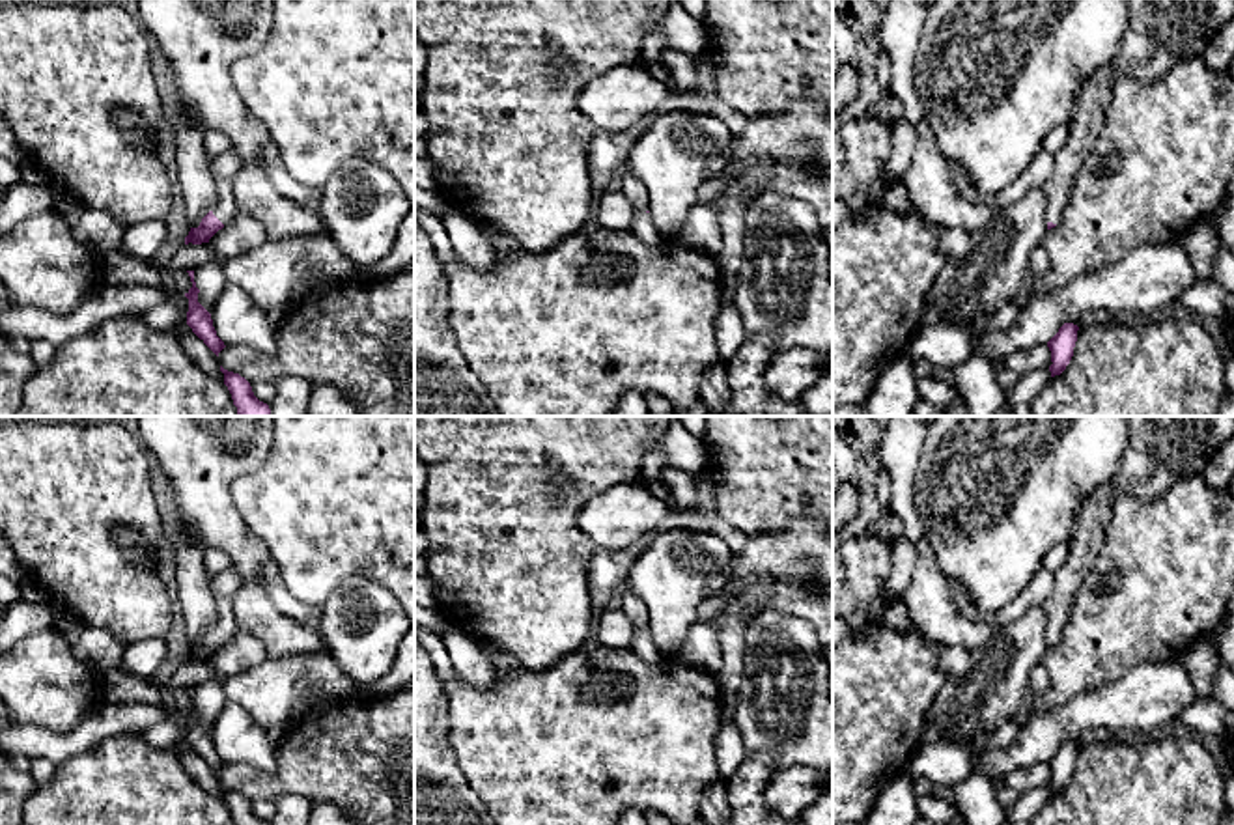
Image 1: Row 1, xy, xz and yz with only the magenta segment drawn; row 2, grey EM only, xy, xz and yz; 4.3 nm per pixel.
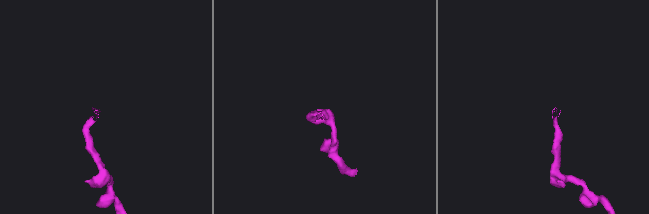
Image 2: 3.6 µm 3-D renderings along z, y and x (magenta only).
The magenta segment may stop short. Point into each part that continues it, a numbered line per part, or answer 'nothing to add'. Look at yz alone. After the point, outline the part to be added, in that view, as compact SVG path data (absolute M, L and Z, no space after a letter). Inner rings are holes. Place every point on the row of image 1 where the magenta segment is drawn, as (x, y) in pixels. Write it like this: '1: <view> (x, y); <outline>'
1: yz (1160, 34); M1124 0L1128 28L1115 58L1096 69L1081 86L1075 108L1068 121L1068 140L1055 155L1055 174L1044 185L1047 194L1045 220L1059 224L1068 205L1073 177L1081 162L1094 149L1103 127L1105 110L1111 99L1111 86L1120 75L1131 75L1144 82L1163 78L1174 65L1189 58L1202 58L1210 41L1234 19L1234 0Z

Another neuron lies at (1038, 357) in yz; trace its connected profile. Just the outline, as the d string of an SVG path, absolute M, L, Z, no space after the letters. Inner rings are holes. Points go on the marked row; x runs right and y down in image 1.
M1042 343L1042 345L1034 345L1027 351L1012 353L1006 358L1004 368L1014 370L1017 373L1031 373L1031 371L1045 370L1051 364L1053 364L1051 351L1049 351L1047 343Z

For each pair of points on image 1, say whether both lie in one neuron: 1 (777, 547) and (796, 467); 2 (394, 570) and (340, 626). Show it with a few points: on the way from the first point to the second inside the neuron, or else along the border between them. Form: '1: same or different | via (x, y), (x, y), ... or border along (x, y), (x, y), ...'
1: different | border along (813, 519), (749, 536)
2: different | border along (338, 587), (351, 577), (370, 577), (394, 596)

